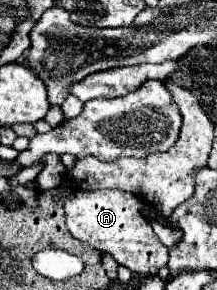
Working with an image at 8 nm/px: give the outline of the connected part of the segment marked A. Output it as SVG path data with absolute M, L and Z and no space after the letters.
M97 190L97 192L75 192L75 198L71 198L65 206L65 216L67 216L67 228L69 232L91 244L93 248L111 254L121 266L129 268L133 274L157 274L165 264L167 264L167 246L161 244L157 234L153 232L151 224L141 216L141 202L133 194L127 194L123 190Z

